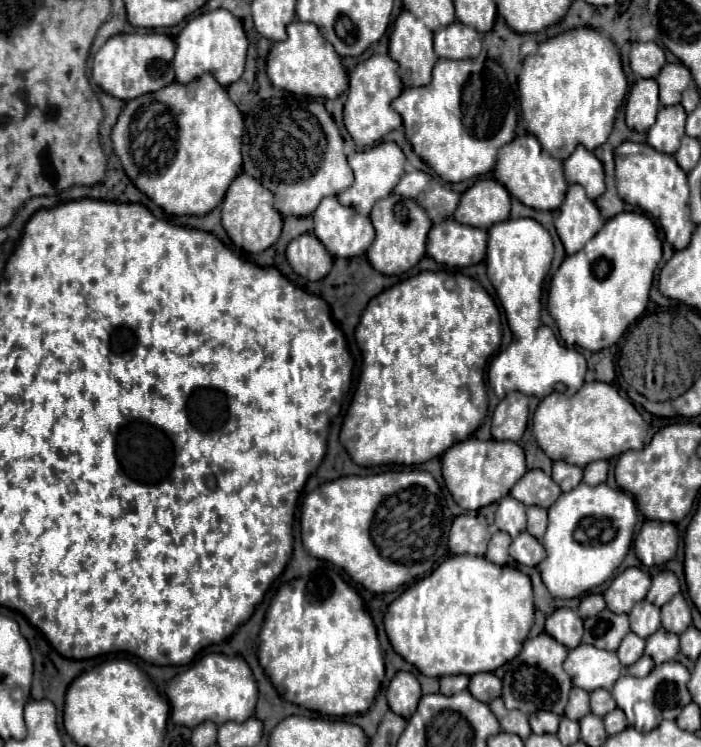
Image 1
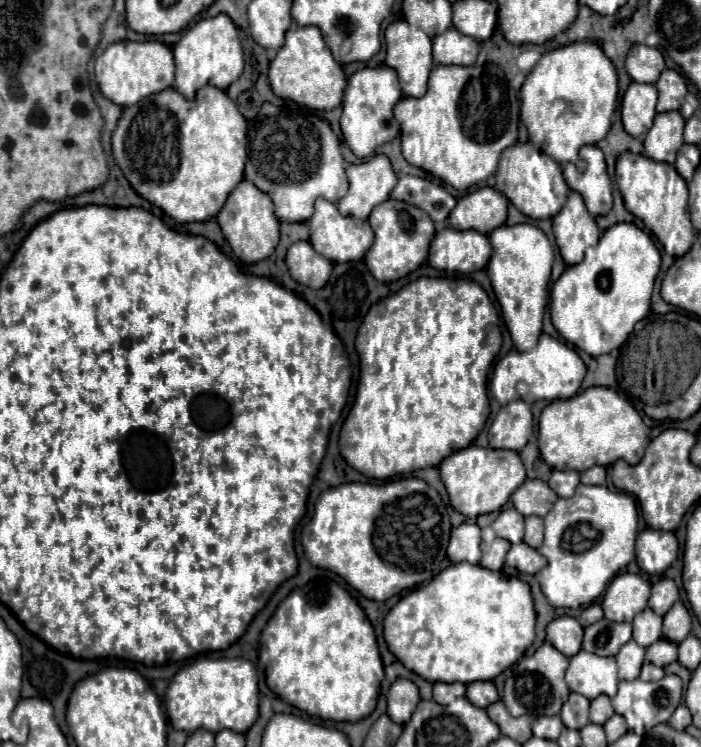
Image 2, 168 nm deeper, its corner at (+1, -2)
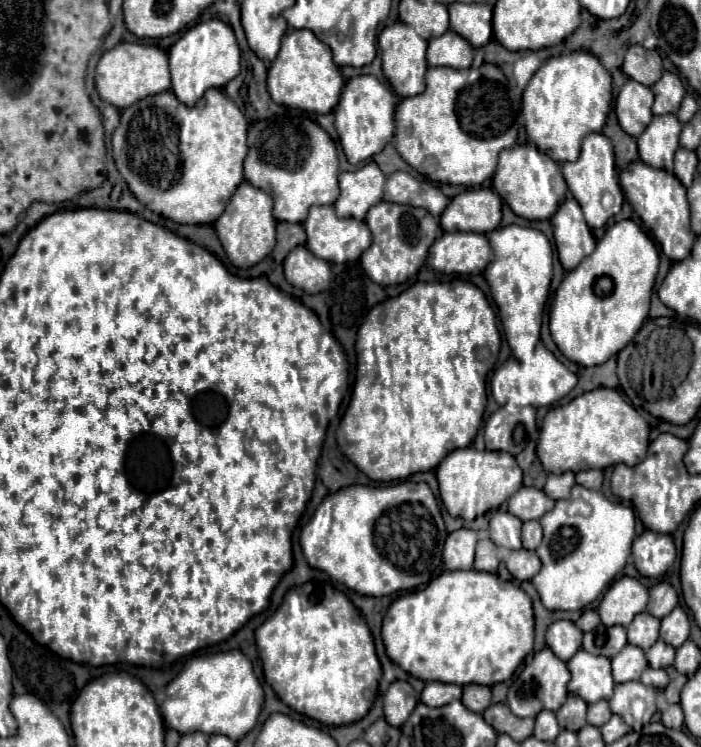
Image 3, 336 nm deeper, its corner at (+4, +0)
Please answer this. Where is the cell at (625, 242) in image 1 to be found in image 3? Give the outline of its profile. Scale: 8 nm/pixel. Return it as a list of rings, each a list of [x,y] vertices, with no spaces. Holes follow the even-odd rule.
[[[621,220],[609,226],[605,236],[597,242],[595,252],[583,258],[583,262],[577,268],[569,270],[555,292],[553,306],[549,312],[549,330],[557,348],[569,360],[581,366],[603,364],[611,356],[615,356],[621,348],[625,348],[647,318],[657,268],[659,268],[657,248],[633,220]]]

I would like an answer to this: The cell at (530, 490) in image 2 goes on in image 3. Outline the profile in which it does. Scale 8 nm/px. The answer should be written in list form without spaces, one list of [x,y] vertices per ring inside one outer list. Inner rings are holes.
[[[523,486],[507,500],[507,506],[511,514],[527,522],[539,520],[547,510],[551,510],[551,506],[555,506],[555,500],[551,500],[543,490]]]

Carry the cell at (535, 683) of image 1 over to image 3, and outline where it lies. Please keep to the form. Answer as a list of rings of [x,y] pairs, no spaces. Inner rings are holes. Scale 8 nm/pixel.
[[[543,648],[533,656],[533,660],[517,674],[513,680],[509,692],[507,692],[507,706],[511,712],[519,718],[535,718],[541,710],[557,712],[563,704],[563,698],[567,698],[567,682],[569,682],[569,670],[561,658],[553,654],[551,648]]]

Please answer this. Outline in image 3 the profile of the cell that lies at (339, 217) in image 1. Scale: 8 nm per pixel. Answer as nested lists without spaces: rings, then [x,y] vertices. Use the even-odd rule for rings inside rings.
[[[313,206],[305,220],[305,232],[307,232],[307,248],[315,256],[333,264],[355,262],[363,254],[363,250],[371,246],[371,232],[367,230],[367,224],[353,218],[339,218],[333,206]]]

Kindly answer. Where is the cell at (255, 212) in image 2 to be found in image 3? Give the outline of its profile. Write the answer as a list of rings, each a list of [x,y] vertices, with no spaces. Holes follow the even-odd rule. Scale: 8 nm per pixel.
[[[247,180],[239,184],[239,188],[231,196],[231,202],[227,204],[225,212],[215,220],[217,236],[223,244],[229,260],[237,268],[251,268],[273,250],[275,226],[277,226],[277,220],[273,218],[271,196],[267,192],[251,186]]]

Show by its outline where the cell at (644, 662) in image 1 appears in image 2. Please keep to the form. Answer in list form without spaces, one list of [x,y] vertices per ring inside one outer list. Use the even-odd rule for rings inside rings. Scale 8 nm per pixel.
[[[644,662],[642,666],[642,674],[640,674],[640,680],[660,680],[664,676],[664,670],[650,664],[650,662]]]

